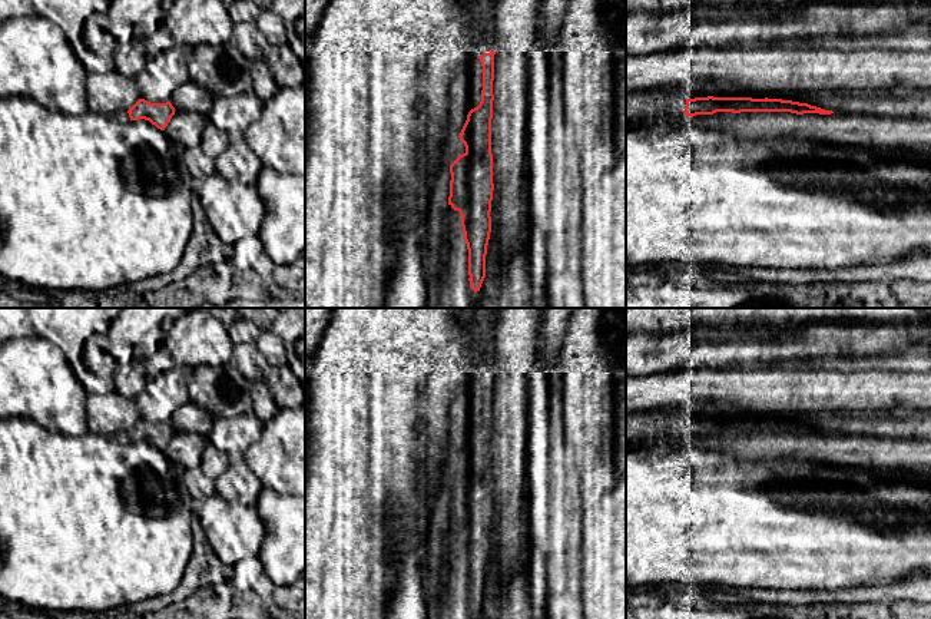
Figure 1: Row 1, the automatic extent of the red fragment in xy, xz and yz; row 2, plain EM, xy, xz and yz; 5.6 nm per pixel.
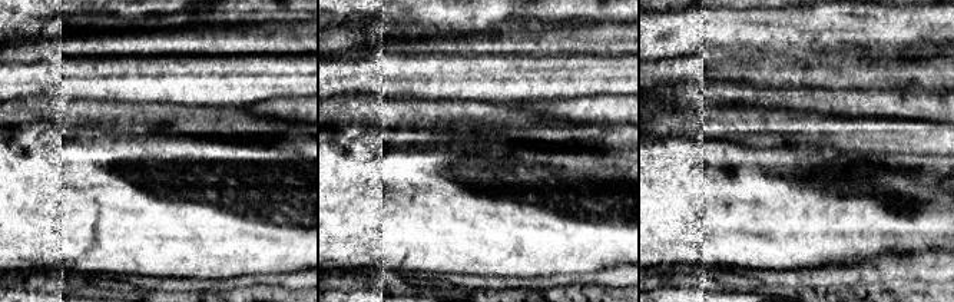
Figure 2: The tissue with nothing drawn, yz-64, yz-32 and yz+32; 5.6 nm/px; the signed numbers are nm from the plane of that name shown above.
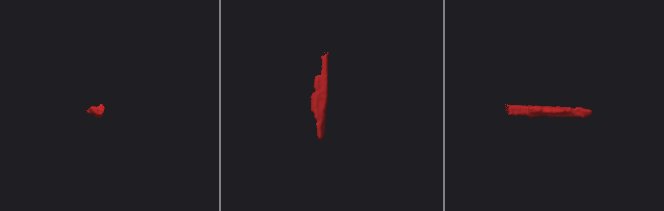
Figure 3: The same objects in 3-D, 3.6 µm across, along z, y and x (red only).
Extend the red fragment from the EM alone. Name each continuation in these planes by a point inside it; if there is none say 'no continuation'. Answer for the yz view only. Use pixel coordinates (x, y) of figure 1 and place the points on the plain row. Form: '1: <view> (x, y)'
1: yz (639, 426)

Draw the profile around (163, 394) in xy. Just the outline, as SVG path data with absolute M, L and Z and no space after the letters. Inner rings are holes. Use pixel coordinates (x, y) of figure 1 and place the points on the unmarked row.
M182 367L148 380L145 390L135 397L142 420L166 424L178 407L189 401L188 371Z

